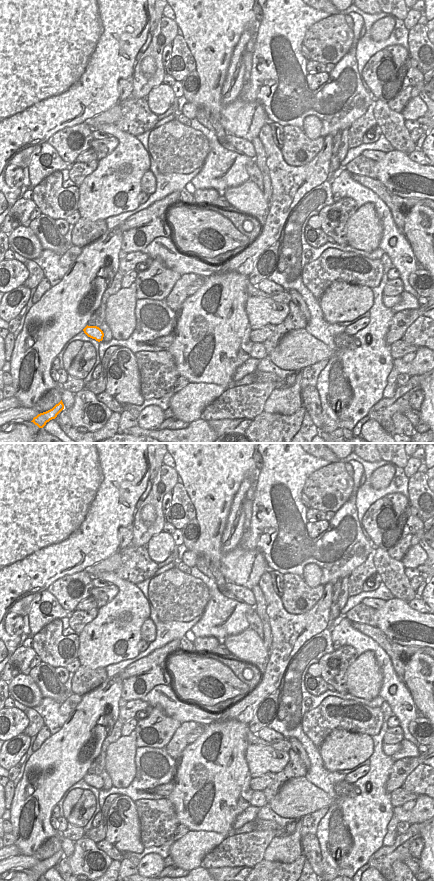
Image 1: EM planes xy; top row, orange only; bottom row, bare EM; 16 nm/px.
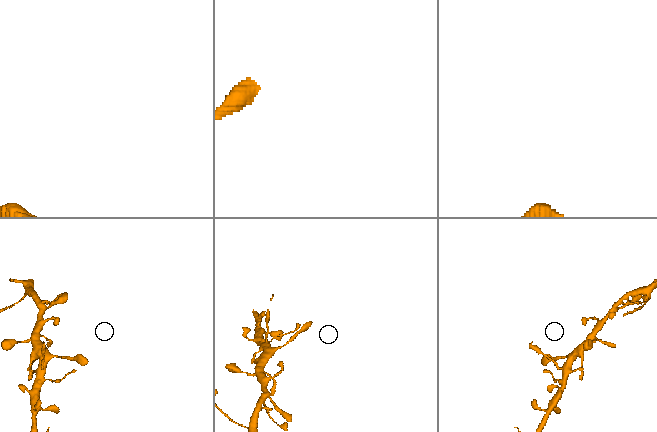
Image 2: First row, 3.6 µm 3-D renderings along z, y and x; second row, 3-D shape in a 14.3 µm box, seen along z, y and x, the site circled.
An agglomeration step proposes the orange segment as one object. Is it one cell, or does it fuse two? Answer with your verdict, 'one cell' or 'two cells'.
one cell

